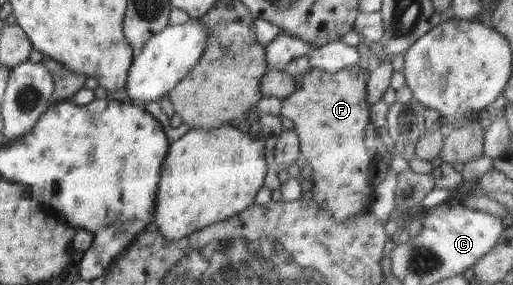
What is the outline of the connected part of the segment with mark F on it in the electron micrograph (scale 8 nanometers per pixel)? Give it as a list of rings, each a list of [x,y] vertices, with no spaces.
[[[360,65],[350,66],[335,72],[329,72],[318,68],[312,68],[302,80],[302,88],[294,91],[283,98],[279,115],[292,120],[295,125],[296,135],[299,137],[299,151],[302,159],[306,159],[310,177],[314,181],[312,200],[321,208],[327,209],[337,225],[355,215],[363,214],[372,205],[375,195],[374,187],[369,177],[375,166],[377,157],[368,154],[364,145],[364,130],[371,123],[370,105],[368,105],[367,94],[368,73],[364,72]]]

